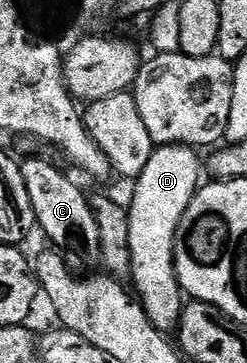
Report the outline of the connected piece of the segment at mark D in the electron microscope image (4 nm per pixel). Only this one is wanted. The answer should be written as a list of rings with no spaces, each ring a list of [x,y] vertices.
[[[163,144],[154,147],[151,162],[135,178],[129,213],[129,263],[132,291],[141,301],[147,318],[160,332],[173,334],[181,323],[183,293],[175,270],[175,242],[179,222],[202,183],[203,160],[187,144]]]

